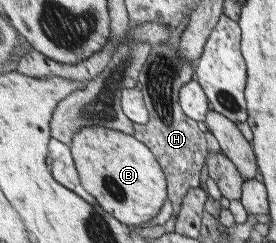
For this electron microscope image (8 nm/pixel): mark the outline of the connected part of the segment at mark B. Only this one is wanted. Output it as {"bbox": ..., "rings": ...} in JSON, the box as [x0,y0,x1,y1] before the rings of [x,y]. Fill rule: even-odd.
{"bbox":[71,123,168,225],"rings":[[[97,123],[78,131],[71,149],[86,191],[121,223],[141,225],[159,215],[167,201],[168,181],[158,156],[146,143],[134,135]]]}

